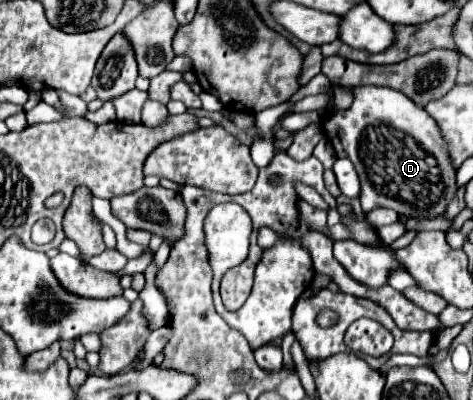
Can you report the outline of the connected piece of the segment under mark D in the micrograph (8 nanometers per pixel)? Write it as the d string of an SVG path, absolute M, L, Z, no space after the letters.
M355 86L347 88L353 94L353 104L347 110L333 110L323 122L325 136L333 142L335 154L339 158L347 156L361 180L361 206L363 210L373 208L393 208L397 214L413 214L415 218L439 216L447 204L453 200L455 170L447 164L447 152L443 152L443 140L439 140L439 128L425 108L411 102L403 92L391 90L387 86Z

